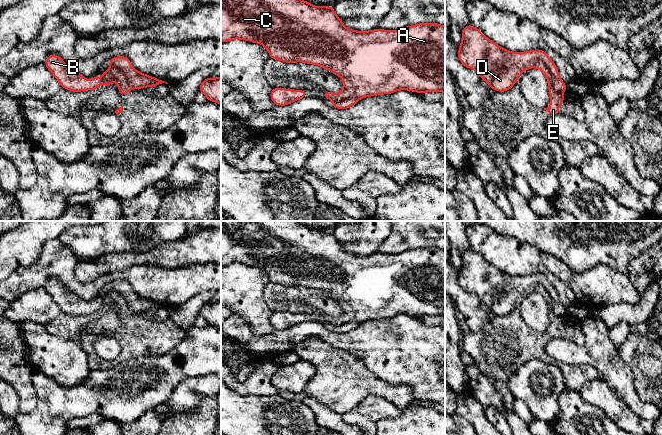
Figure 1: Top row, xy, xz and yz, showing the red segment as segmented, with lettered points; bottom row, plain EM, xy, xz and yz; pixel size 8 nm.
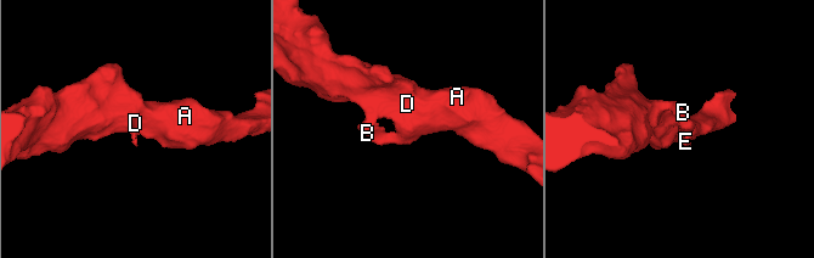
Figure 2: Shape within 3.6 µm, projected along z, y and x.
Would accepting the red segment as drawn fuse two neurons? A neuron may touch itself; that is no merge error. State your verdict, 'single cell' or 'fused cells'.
fused cells

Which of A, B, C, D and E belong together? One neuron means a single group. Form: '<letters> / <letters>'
A B C D / E

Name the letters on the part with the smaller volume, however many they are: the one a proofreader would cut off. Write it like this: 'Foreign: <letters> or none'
Foreign: E

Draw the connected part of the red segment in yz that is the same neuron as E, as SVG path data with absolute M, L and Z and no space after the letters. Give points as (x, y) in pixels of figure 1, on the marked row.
M535 61L530 65L529 68L537 68L541 70L548 80L548 89L549 94L551 96L549 104L550 108L549 109L544 108L544 109L548 112L549 116L560 113L559 106L564 103L564 96L561 93L554 90L553 78L547 66L542 61Z

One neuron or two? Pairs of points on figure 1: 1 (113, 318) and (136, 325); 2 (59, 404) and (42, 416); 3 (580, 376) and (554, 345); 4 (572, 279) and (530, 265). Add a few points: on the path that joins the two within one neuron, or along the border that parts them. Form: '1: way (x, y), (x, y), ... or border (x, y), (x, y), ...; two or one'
1: border (114, 303), (121, 320), (121, 325), (102, 334); two
2: way (55, 408), (46, 416); one
3: border (548, 355), (559, 362), (591, 364), (593, 366); two
4: border (541, 252), (541, 262), (570, 286); two

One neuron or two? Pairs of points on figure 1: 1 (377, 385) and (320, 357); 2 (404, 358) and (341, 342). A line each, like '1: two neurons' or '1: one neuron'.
1: one neuron
2: one neuron

